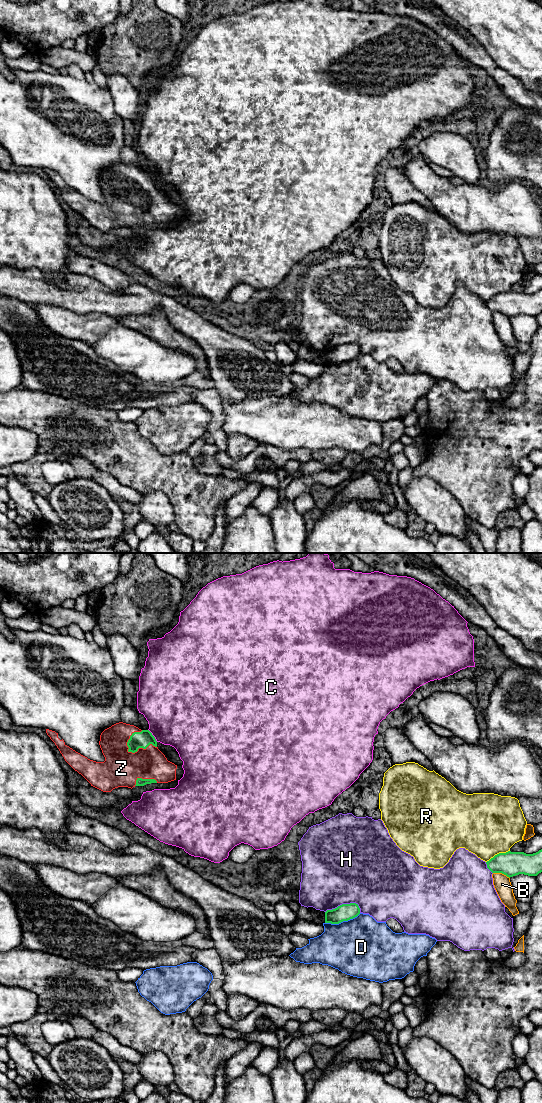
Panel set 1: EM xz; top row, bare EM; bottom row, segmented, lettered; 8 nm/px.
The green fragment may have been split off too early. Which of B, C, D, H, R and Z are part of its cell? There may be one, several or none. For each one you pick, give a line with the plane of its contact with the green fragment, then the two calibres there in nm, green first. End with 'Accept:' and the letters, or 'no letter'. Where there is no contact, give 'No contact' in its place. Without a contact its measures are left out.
Z: Touches green in xz. Thickness 140 nm (green) against 300 nm
Accept: Z

